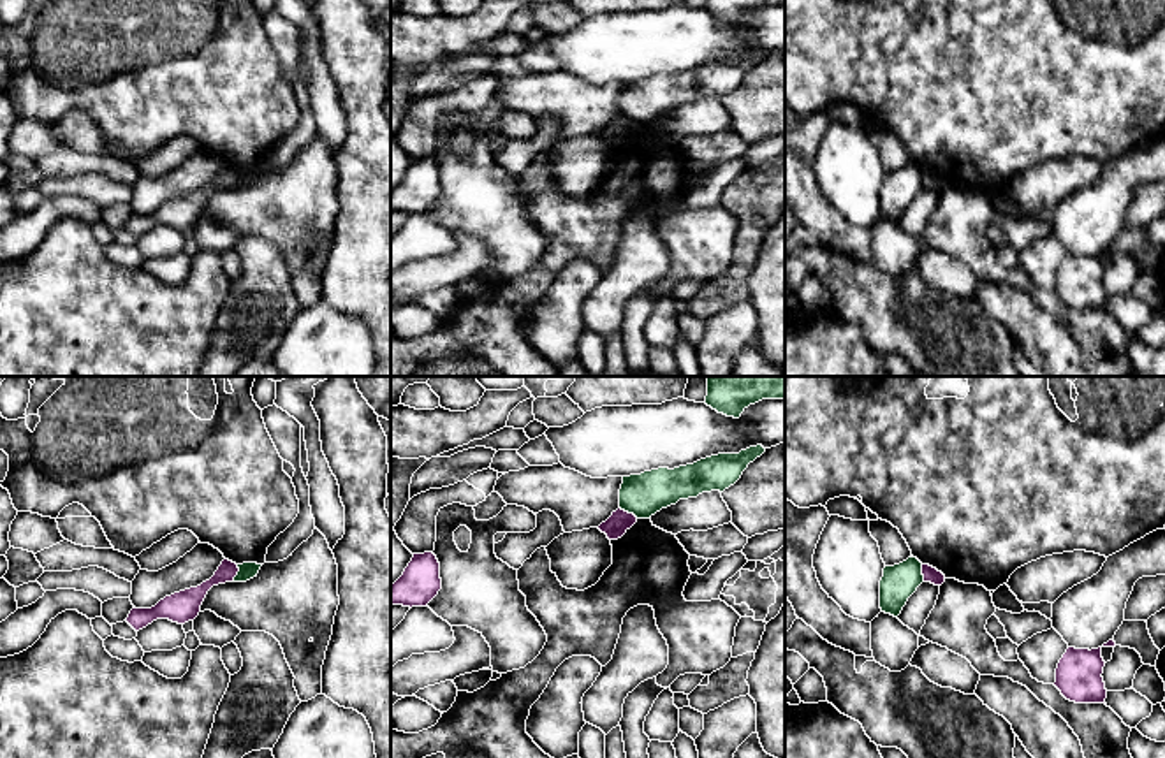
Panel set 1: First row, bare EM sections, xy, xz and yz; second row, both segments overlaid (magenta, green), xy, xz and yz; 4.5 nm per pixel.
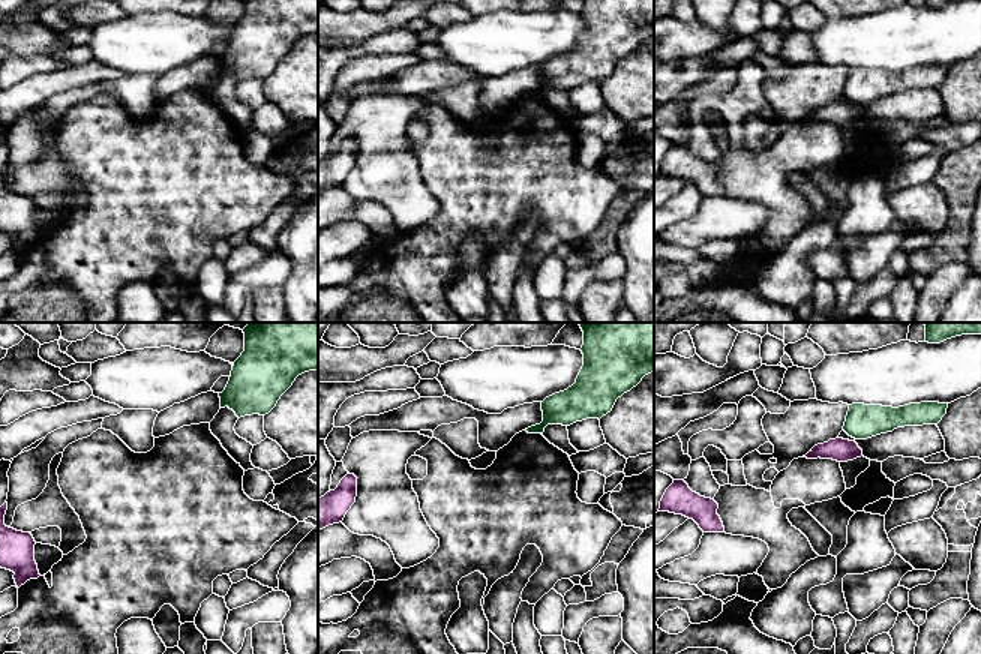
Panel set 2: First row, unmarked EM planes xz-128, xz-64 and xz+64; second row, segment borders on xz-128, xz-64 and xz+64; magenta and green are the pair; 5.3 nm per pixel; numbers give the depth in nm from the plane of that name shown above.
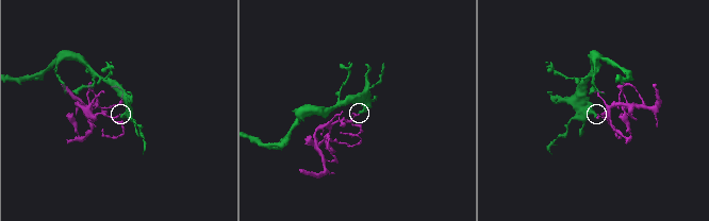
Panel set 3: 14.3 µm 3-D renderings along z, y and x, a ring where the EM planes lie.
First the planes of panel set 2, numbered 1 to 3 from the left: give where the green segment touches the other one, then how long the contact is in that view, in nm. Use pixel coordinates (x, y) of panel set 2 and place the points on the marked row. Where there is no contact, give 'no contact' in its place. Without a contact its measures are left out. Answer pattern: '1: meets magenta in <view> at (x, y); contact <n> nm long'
1: no contact
2: no contact
3: no contact

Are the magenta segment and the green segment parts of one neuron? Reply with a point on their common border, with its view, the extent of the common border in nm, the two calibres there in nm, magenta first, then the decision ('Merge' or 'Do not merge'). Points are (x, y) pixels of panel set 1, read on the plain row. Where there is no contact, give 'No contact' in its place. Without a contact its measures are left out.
Touches magenta at xz (627, 118). Shared border 100 nm. Thickness 100 nm (magenta) against 200 nm. Do not merge

